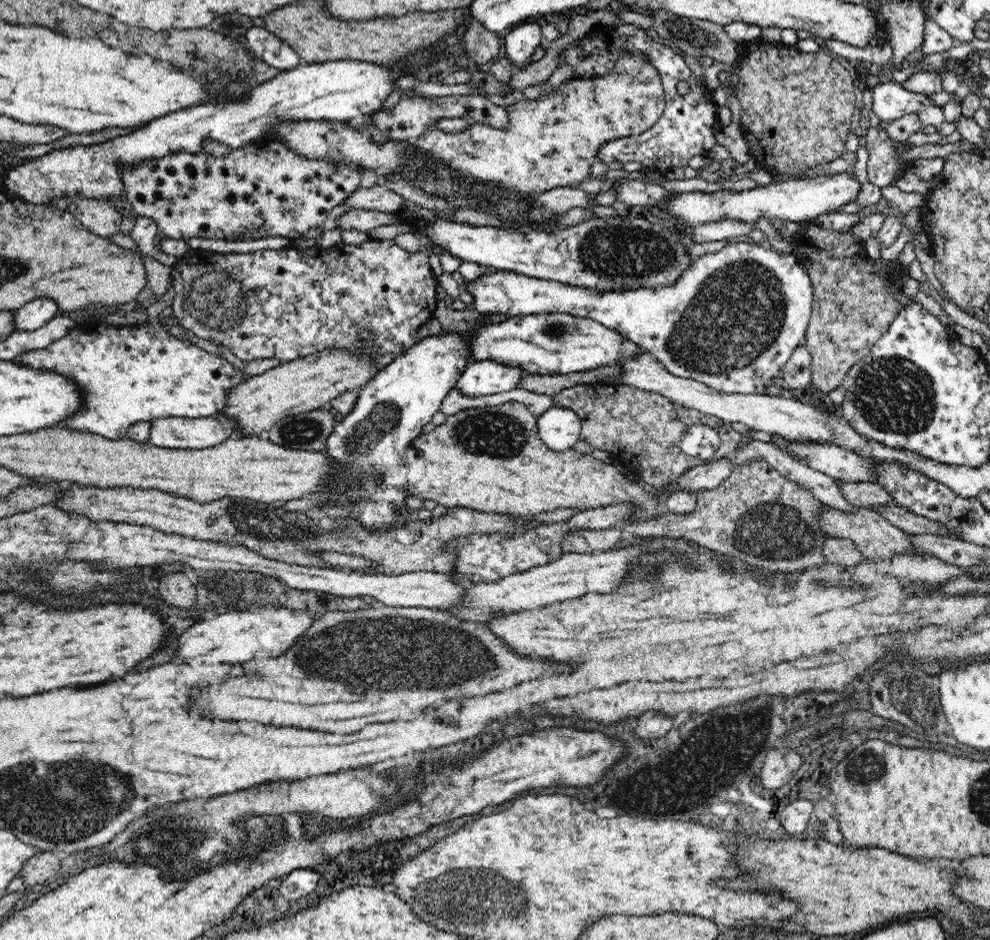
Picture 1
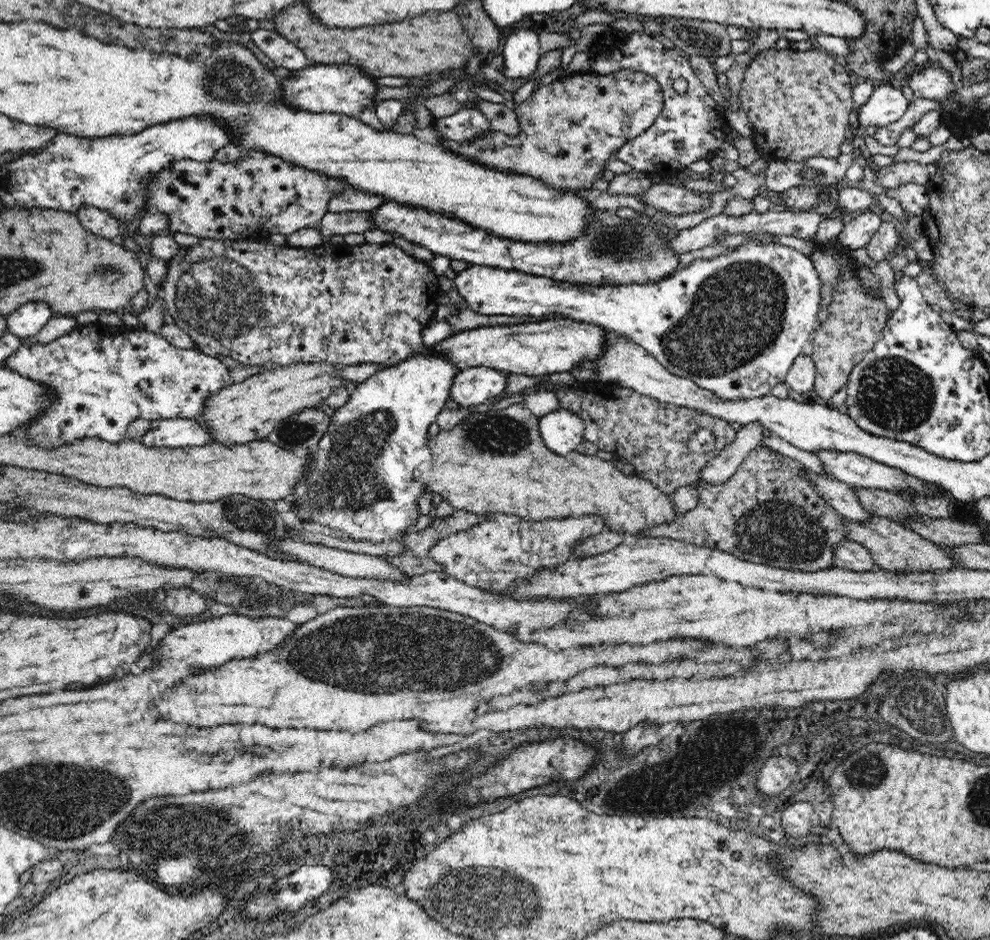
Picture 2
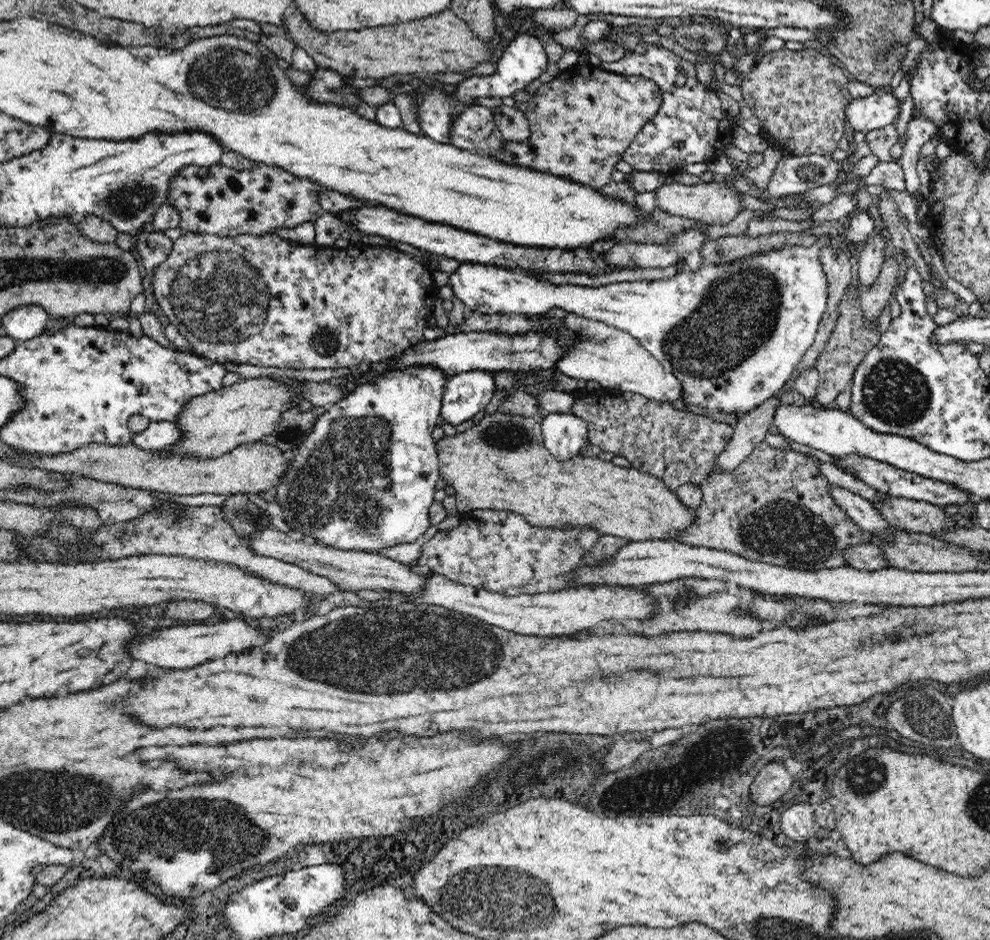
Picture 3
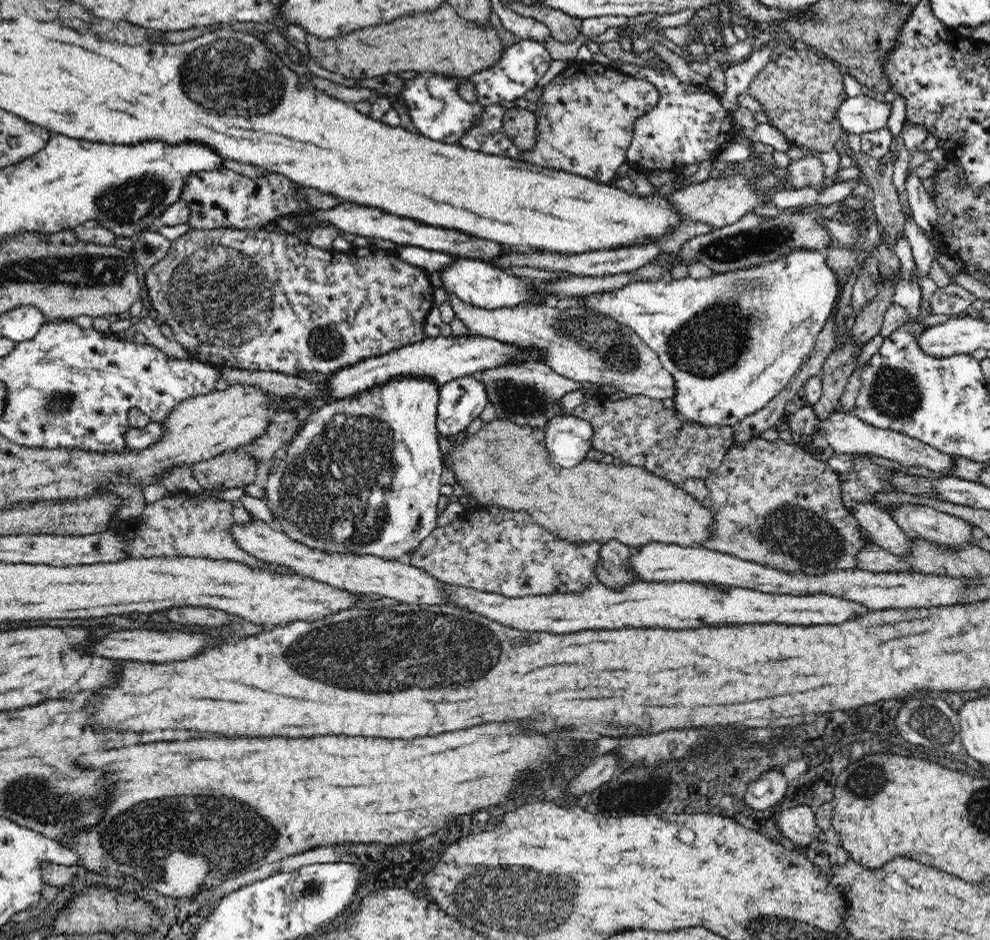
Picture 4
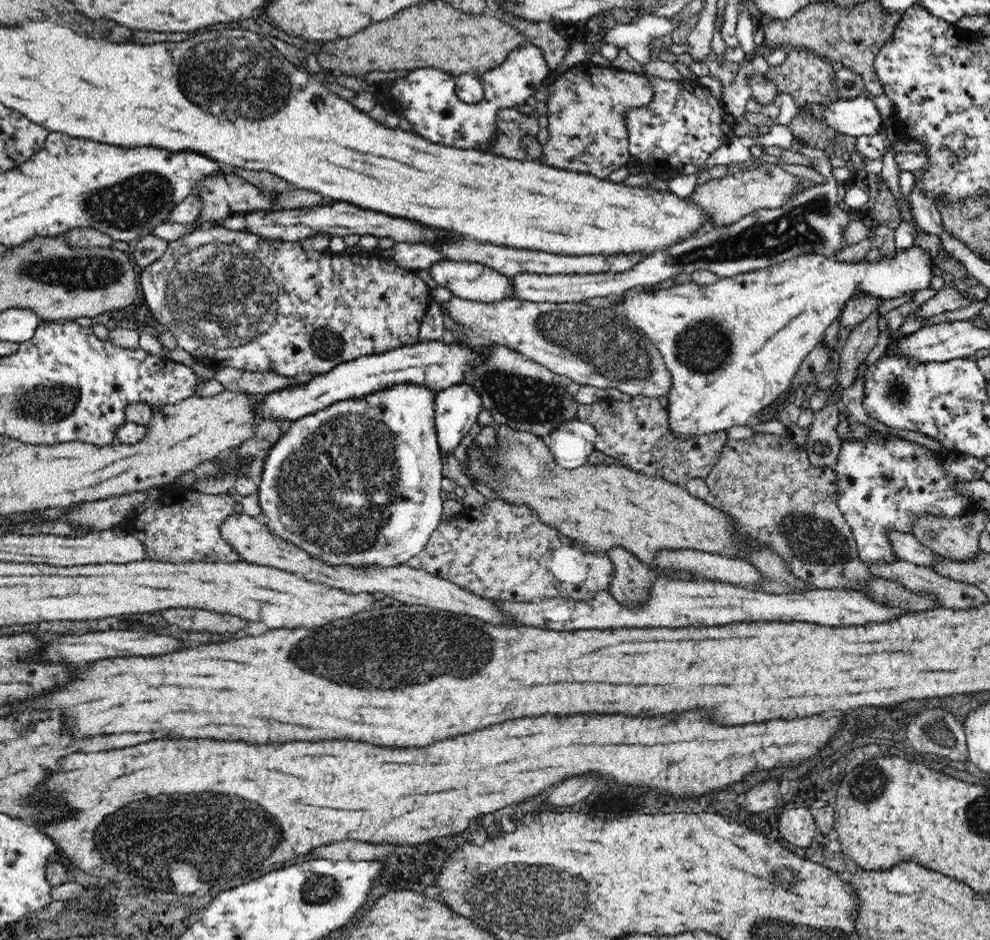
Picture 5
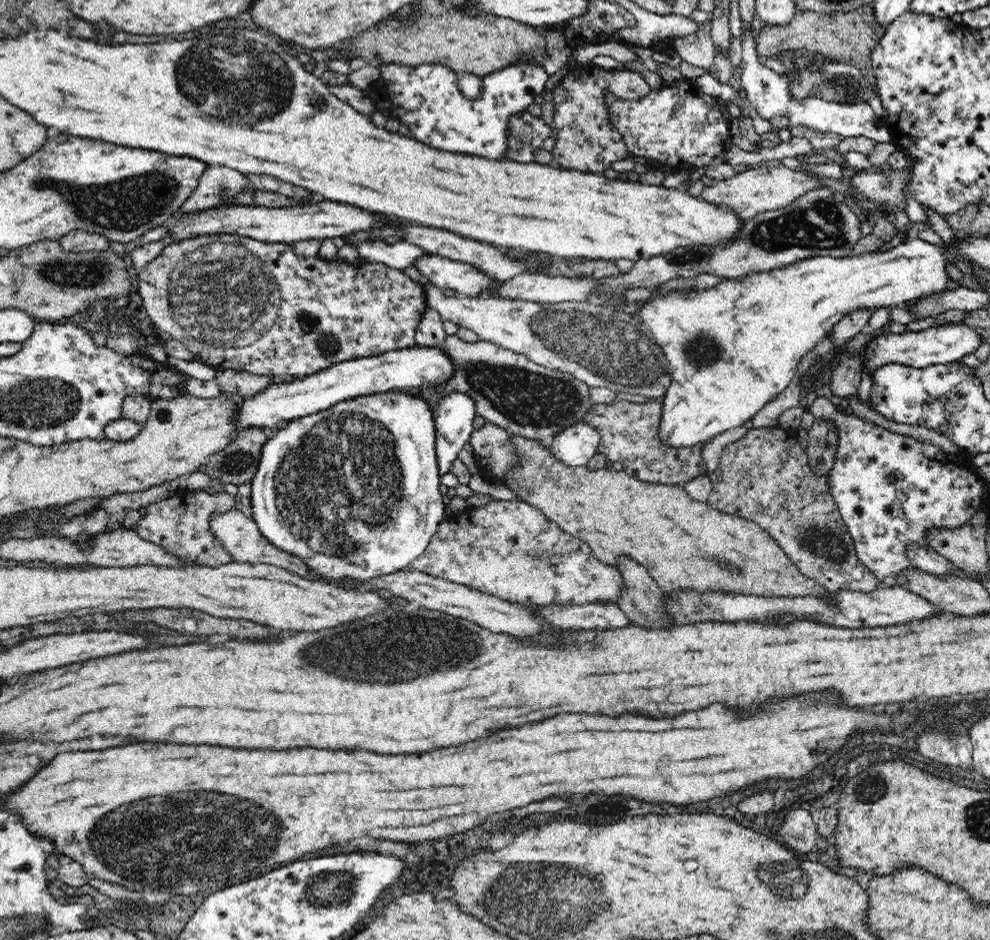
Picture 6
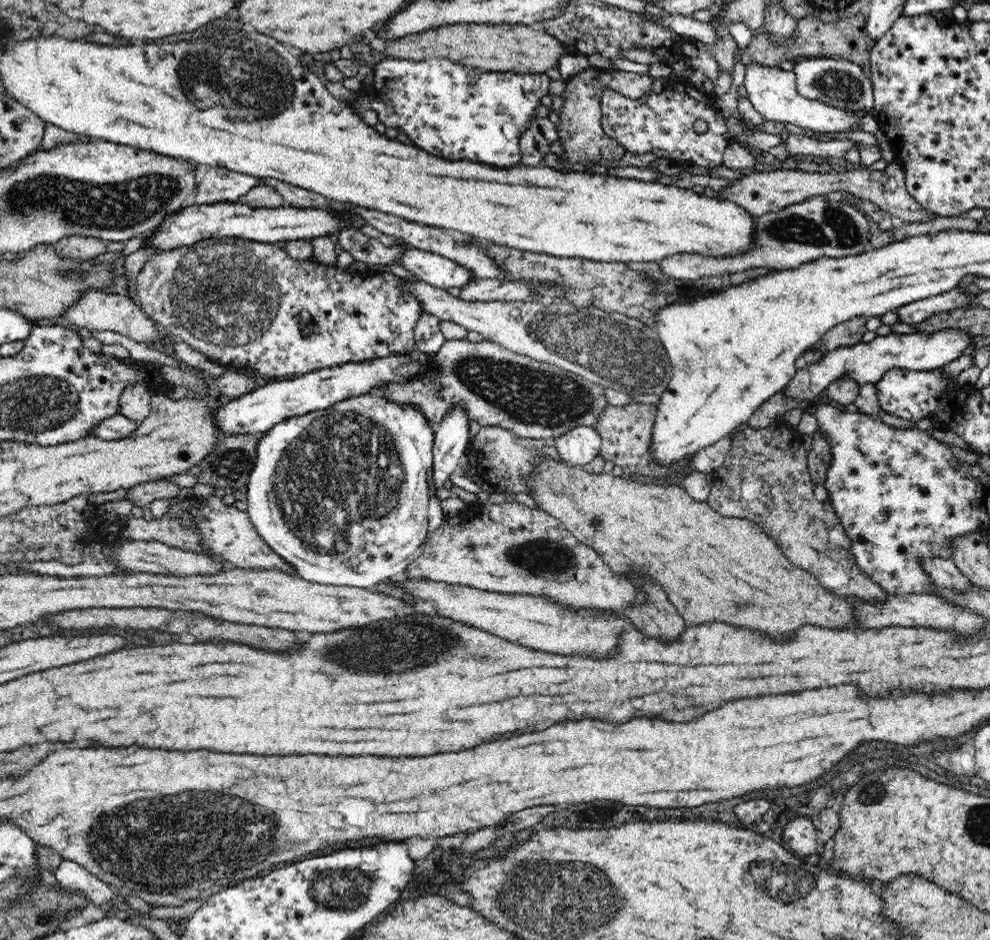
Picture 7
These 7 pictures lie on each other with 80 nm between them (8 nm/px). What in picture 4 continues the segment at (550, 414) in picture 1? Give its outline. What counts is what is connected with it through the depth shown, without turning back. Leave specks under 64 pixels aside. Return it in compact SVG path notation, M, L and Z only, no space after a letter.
M562 415L545 428L545 445L552 460L563 467L580 464L592 449L593 426L574 415Z

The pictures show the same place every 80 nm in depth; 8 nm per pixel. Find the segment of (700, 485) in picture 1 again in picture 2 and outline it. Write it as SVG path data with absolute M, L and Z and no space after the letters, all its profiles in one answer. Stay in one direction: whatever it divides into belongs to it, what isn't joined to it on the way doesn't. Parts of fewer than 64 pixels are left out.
M750 422L742 424L736 431L735 439L726 448L708 461L699 476L699 481L709 482L710 484L722 484L728 480L740 468L746 455L756 447L762 445L765 428L760 422Z

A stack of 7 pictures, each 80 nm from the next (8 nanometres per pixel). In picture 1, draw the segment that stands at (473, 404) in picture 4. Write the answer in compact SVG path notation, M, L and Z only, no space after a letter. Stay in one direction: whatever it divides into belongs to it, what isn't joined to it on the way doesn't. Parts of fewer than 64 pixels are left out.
M492 360L469 362L460 378L456 380L455 387L470 398L487 397L518 387L522 376L526 376L524 370L511 368Z

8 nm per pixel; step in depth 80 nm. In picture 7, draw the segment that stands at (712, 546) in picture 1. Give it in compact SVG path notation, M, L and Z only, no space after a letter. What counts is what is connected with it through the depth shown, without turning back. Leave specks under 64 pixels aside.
M784 420L775 421L765 428L746 427L732 438L723 466L713 474L712 490L706 502L722 516L754 521L781 547L788 560L814 575L825 589L844 597L881 603L887 592L860 571L852 554L850 539L829 503L823 484L817 486L810 480L808 453L802 447L802 436L796 426L790 426Z

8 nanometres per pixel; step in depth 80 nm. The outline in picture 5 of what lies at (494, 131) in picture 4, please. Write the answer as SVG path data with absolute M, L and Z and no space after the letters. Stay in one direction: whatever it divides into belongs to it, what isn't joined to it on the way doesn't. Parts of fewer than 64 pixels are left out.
M502 109L497 116L497 125L499 133L491 144L491 152L512 160L530 160L521 138L528 135L537 139L540 132L537 118L516 109Z

